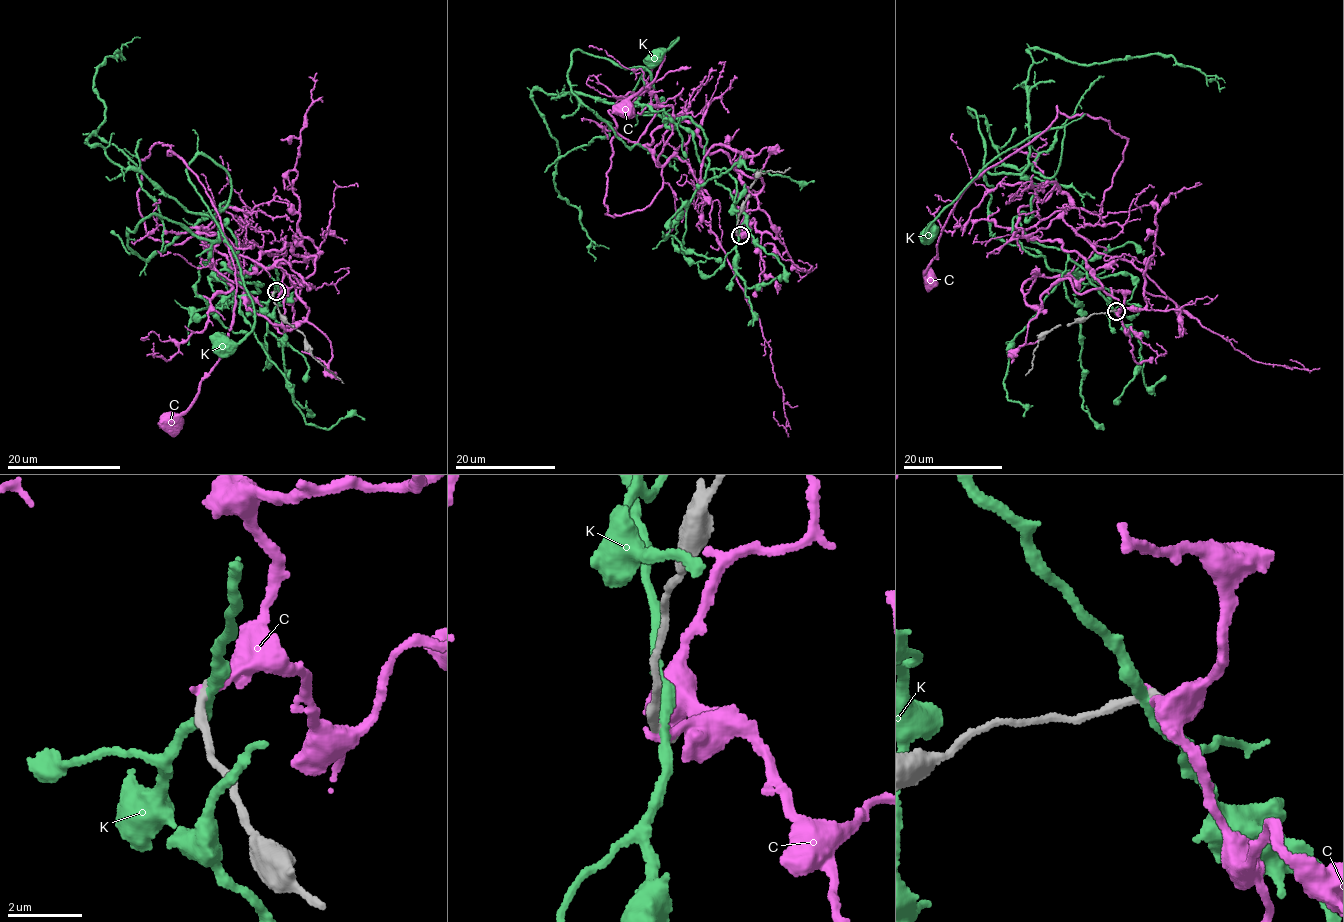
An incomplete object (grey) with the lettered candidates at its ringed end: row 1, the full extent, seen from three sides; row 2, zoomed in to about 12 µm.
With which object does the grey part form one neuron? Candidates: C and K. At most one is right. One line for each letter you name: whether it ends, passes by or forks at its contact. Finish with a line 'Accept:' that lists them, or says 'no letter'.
Accept: no letter

